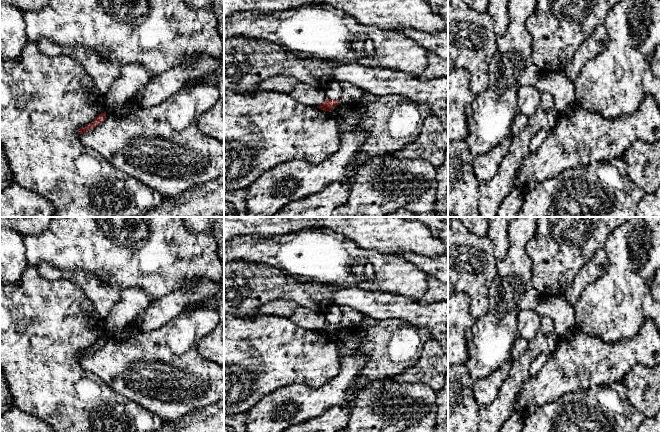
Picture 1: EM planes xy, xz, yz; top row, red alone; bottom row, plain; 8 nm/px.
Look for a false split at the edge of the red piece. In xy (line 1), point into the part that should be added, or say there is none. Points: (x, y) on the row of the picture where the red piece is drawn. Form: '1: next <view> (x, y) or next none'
1: next none

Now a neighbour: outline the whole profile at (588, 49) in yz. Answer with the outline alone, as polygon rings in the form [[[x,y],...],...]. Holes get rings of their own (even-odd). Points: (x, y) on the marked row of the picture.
[[[604,25],[596,27],[591,37],[579,46],[570,64],[564,70],[571,82],[574,83],[583,66],[600,52],[607,42],[607,30]]]

